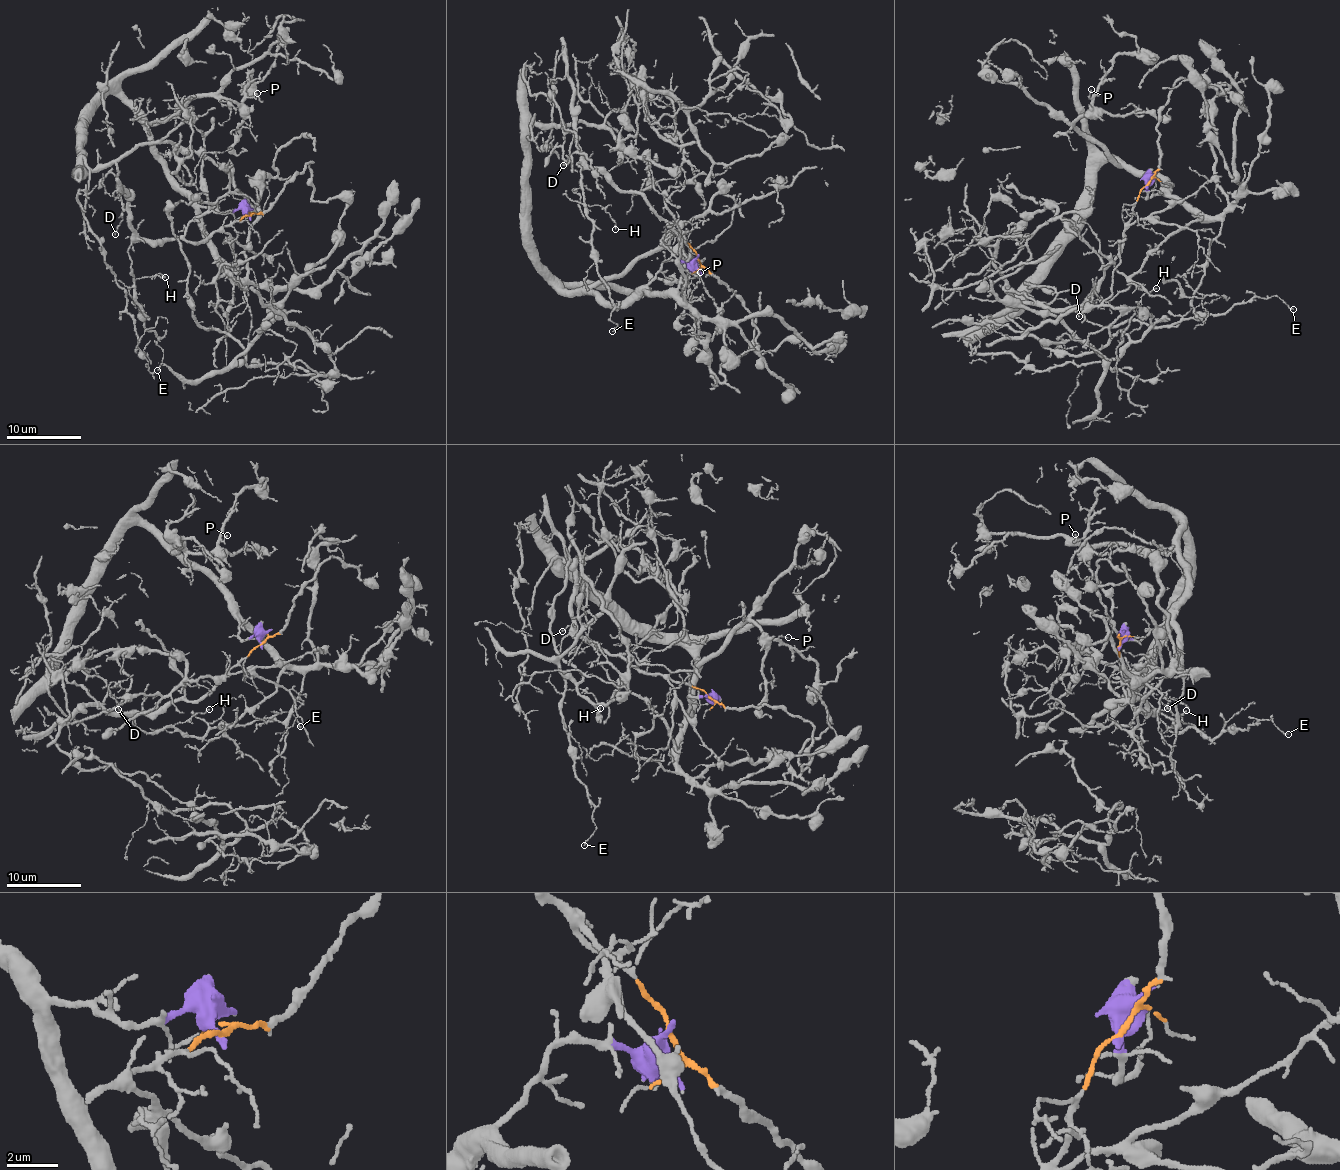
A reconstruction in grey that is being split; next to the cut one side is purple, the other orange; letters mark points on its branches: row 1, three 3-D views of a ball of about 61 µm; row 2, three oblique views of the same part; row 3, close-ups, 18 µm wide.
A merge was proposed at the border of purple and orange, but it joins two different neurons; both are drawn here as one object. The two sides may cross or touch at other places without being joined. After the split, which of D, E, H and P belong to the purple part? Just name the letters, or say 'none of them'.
P

